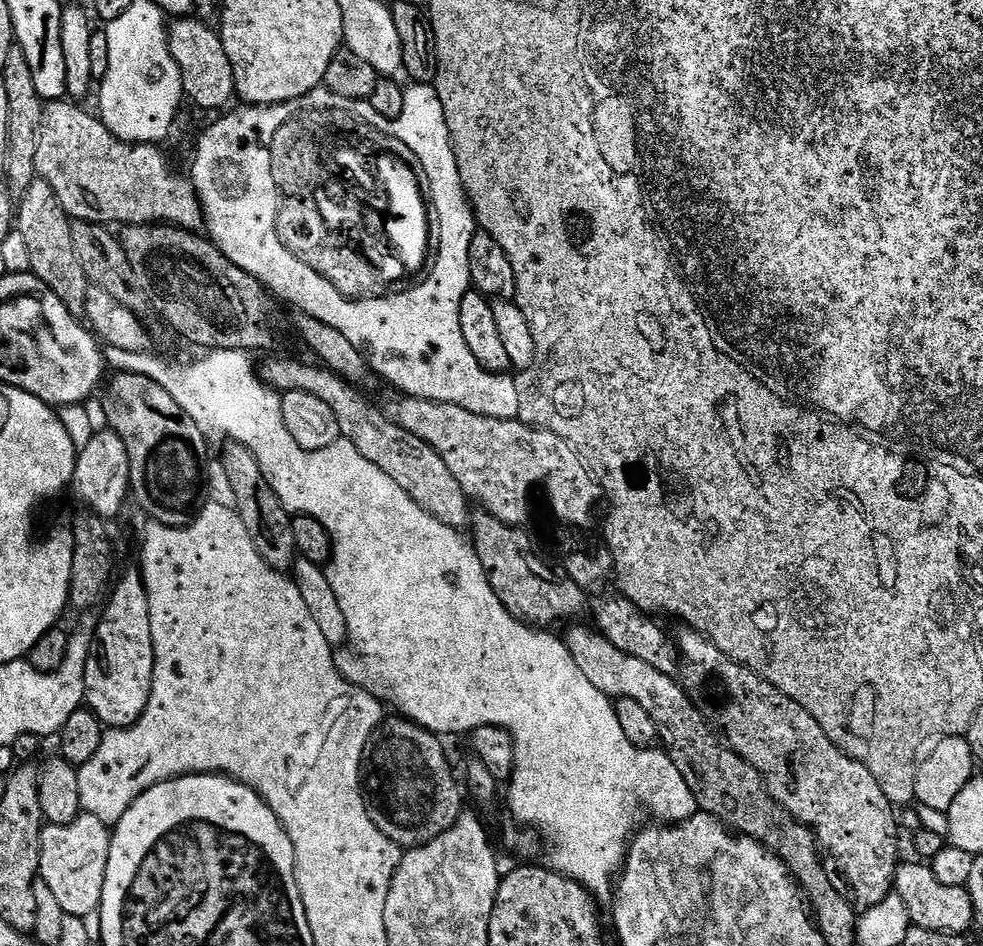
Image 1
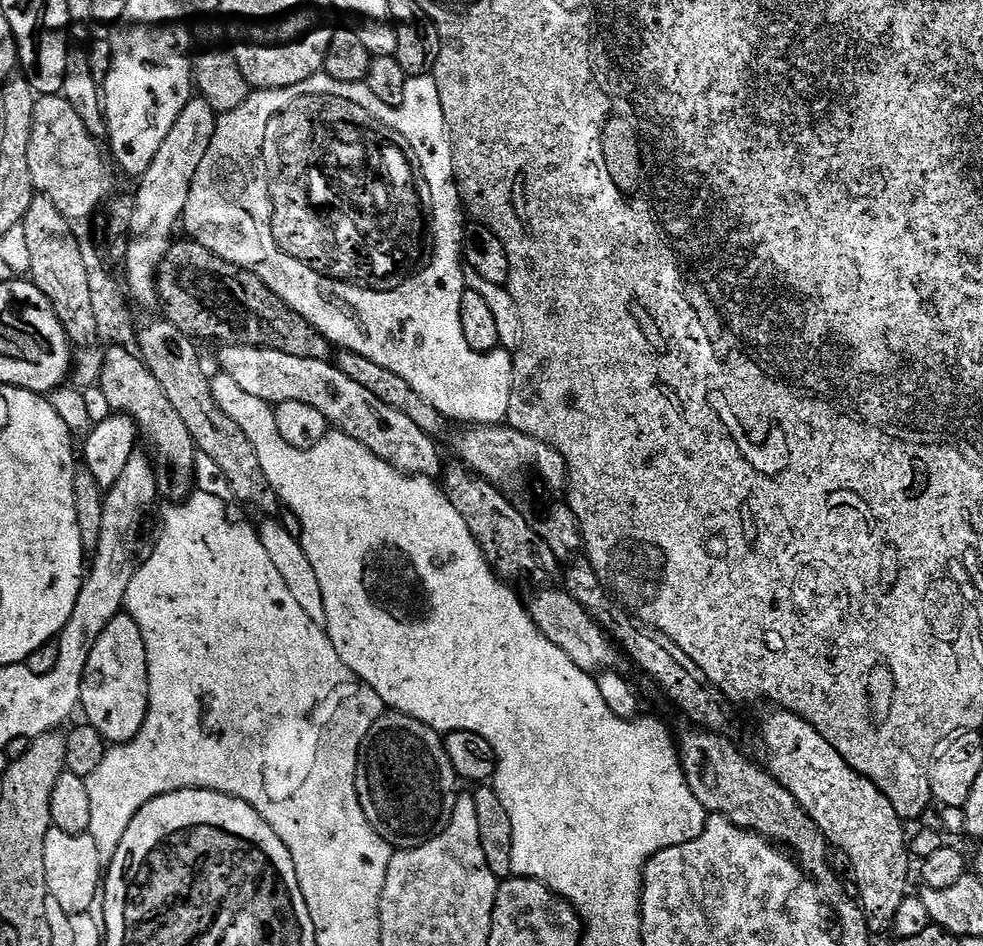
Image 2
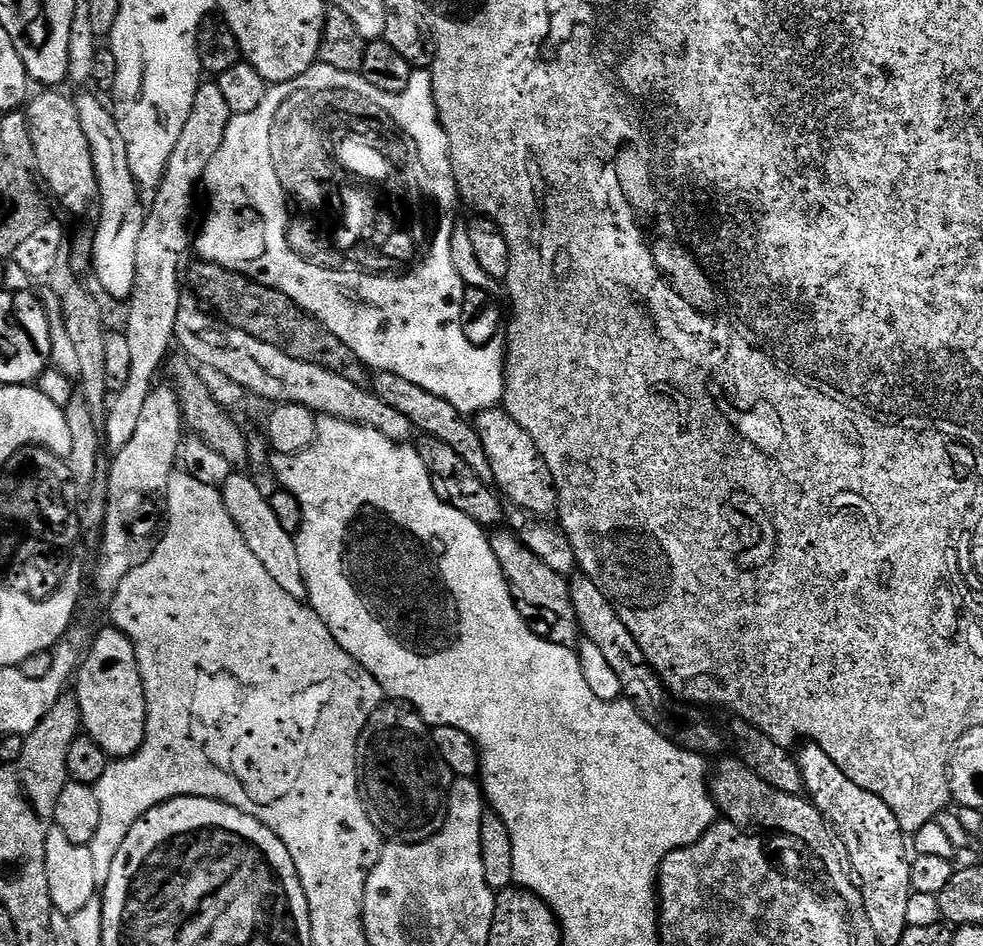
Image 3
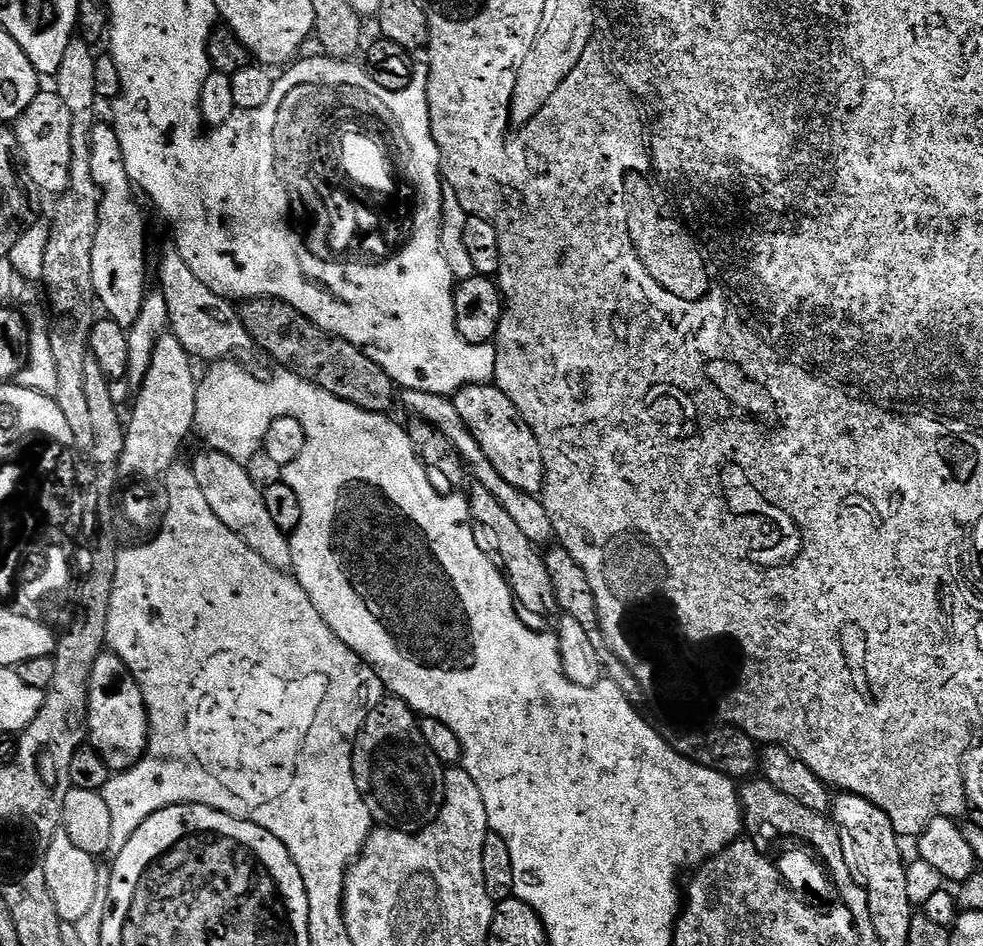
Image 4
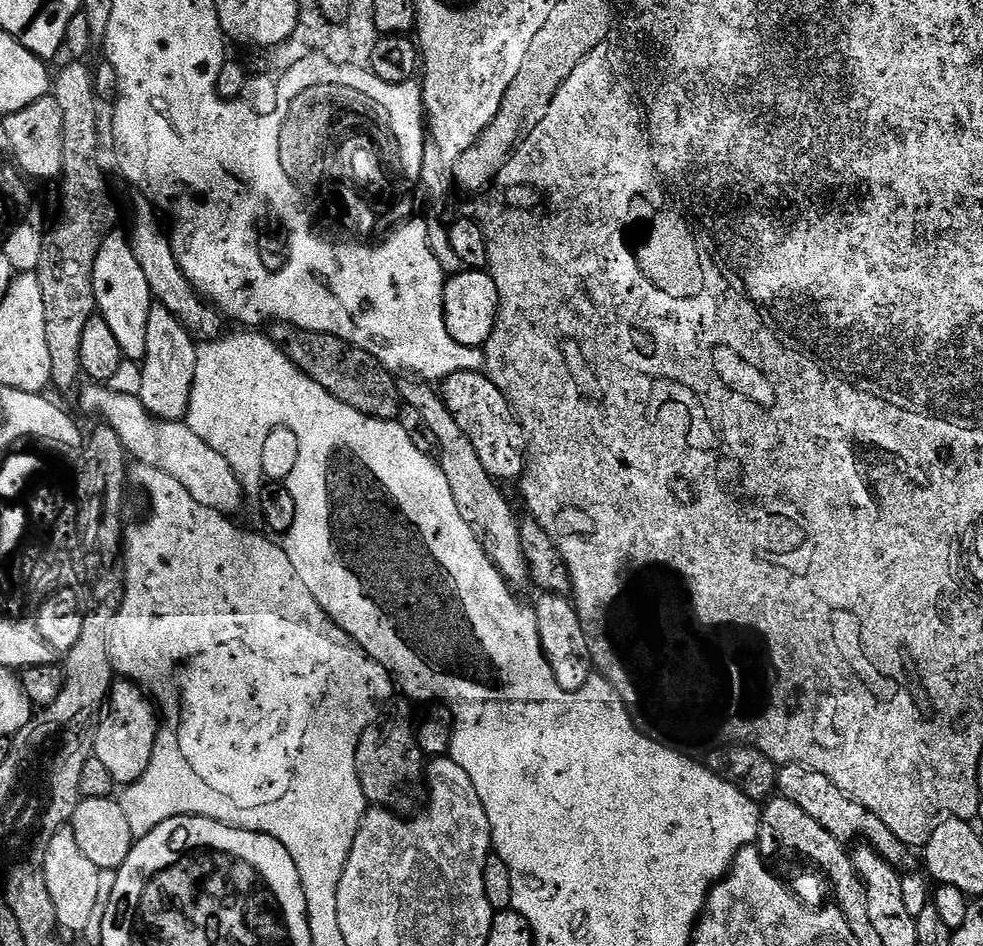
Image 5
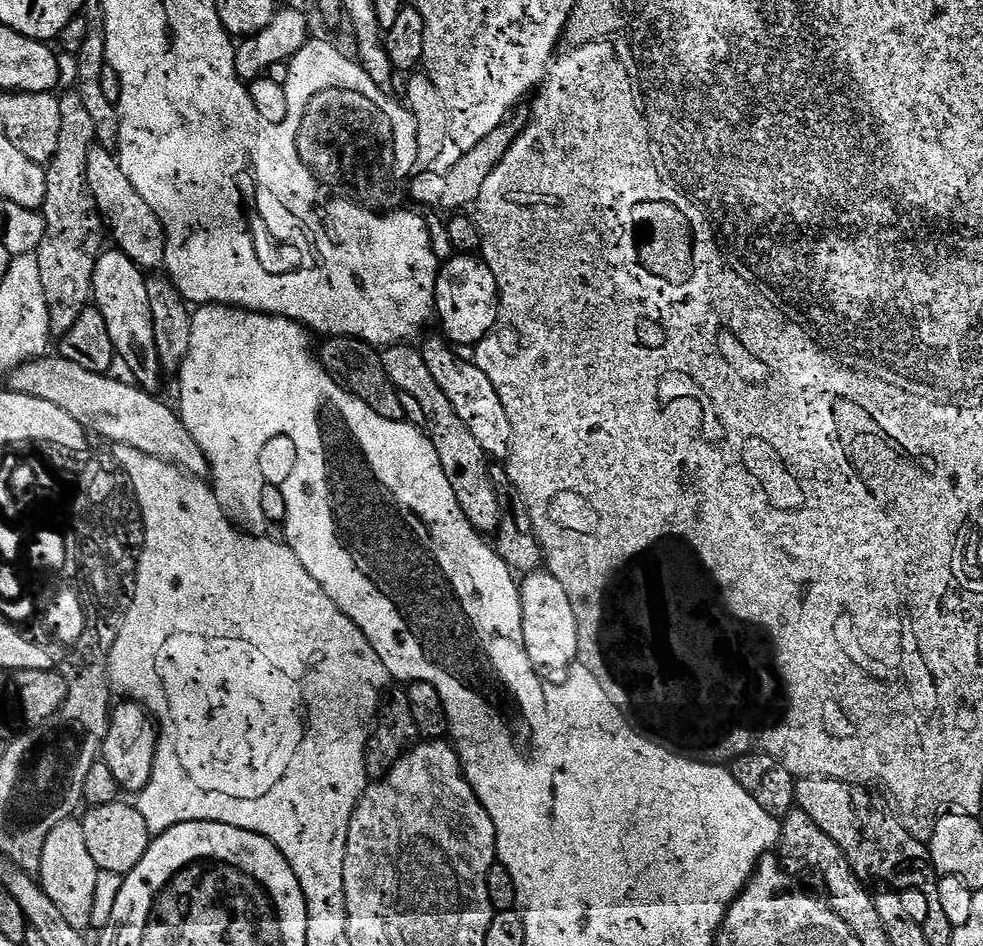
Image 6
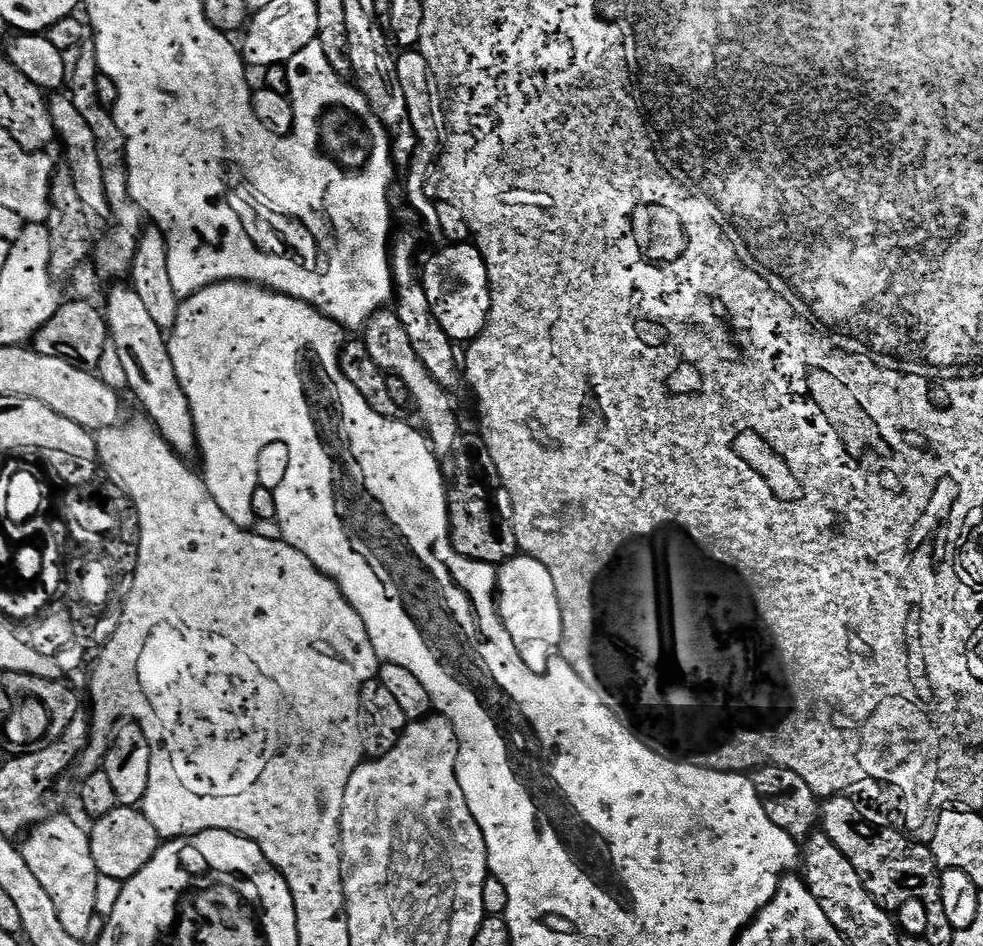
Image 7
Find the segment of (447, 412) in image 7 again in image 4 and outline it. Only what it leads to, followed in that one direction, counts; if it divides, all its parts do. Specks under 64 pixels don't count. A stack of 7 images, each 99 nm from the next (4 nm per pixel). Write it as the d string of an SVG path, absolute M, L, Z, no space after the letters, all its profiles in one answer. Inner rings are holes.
M473 483L471 487L472 493L467 493L466 496L468 511L472 514L475 527L483 535L484 532L488 535L488 541L485 539L482 547L496 567L504 573L512 591L512 598L518 605L521 622L535 632L549 631L557 619L558 605L554 584L550 582L541 549L528 540L522 530L518 530L517 524L510 519L510 514L506 514L502 502L498 502L498 498L494 498L494 494L486 490L486 486Z

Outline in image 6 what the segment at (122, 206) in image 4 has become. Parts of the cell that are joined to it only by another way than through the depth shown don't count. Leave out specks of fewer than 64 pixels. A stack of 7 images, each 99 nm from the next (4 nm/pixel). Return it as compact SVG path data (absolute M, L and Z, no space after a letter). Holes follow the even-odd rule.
M119 250L100 253L94 266L92 279L94 307L106 318L106 330L110 330L110 342L114 342L117 357L128 367L133 381L144 391L159 393L162 369L158 358L158 342L154 342L154 320L150 314L148 280L141 268Z

